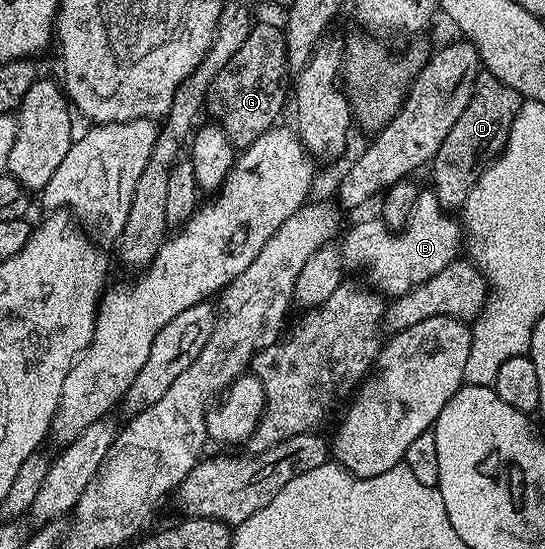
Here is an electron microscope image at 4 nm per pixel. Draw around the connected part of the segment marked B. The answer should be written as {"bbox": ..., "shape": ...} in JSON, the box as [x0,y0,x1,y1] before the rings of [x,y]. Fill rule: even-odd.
{"bbox":[339,191,462,299],"shape":[[[427,191],[417,192],[416,202],[410,211],[410,219],[405,223],[404,228],[399,231],[393,231],[379,219],[373,221],[360,221],[348,234],[345,232],[344,245],[339,246],[341,258],[349,270],[368,269],[367,284],[375,292],[388,299],[395,299],[406,295],[414,287],[426,283],[428,279],[434,279],[438,271],[450,267],[452,261],[457,260],[462,253],[462,225],[459,220],[456,221],[451,212],[438,203],[435,192]]]}

